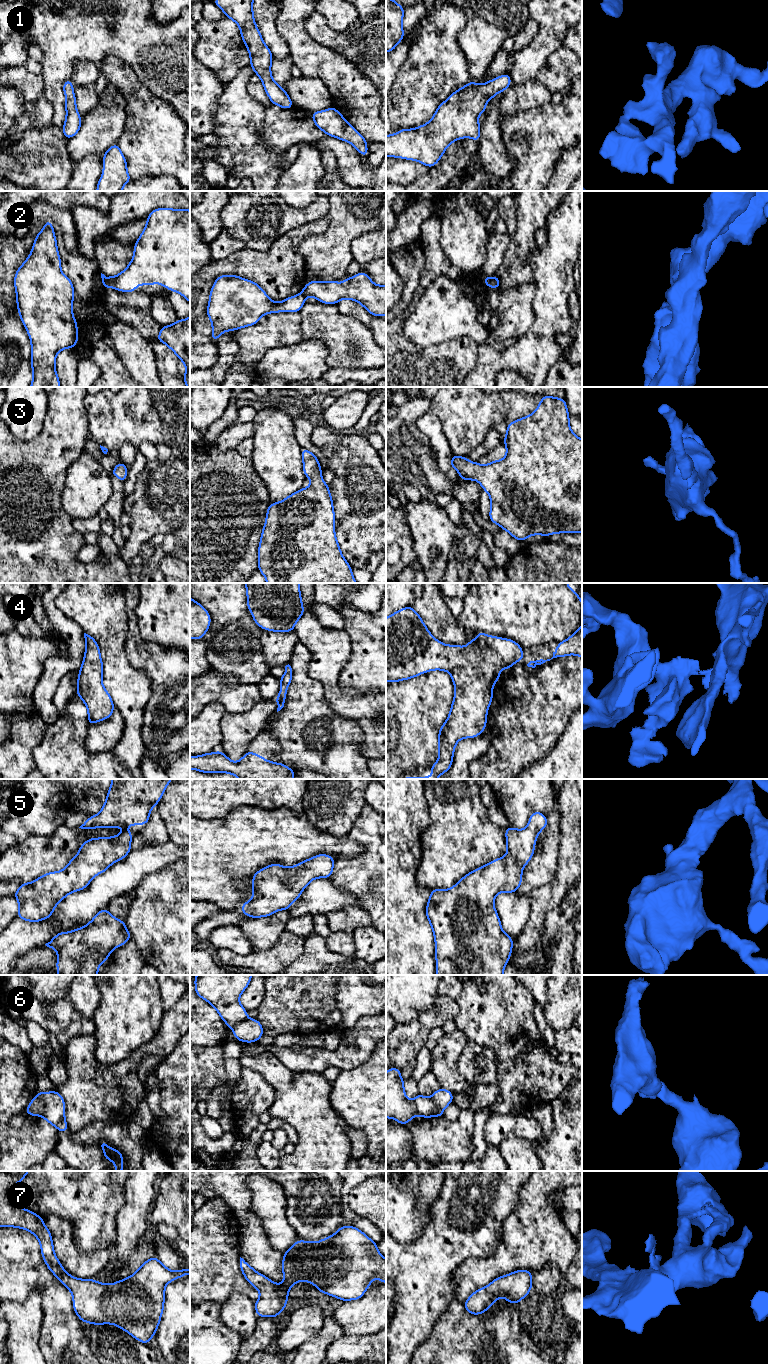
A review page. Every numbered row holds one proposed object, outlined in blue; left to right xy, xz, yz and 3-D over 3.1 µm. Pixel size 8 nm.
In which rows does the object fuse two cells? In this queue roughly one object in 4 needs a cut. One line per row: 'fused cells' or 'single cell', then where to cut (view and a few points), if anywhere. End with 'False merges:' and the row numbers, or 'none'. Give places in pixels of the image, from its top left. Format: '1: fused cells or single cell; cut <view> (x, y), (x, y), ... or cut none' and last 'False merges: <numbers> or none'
1: single cell; cut none
2: fused cells; cut xy (106, 278), (108, 286)
3: single cell; cut none
4: single cell; cut none
5: single cell; cut none
6: fused cells; cut xy (36, 1096), (43, 1107), (42, 1115)
7: single cell; cut none
False merges: 2, 6

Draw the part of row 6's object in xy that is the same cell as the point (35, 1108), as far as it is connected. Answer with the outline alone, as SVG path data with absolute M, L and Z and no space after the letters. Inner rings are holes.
M35 1097L30 1101L30 1104L24 1112L27 1115L42 1116L43 1108L43 1104L37 1099L37 1097Z

